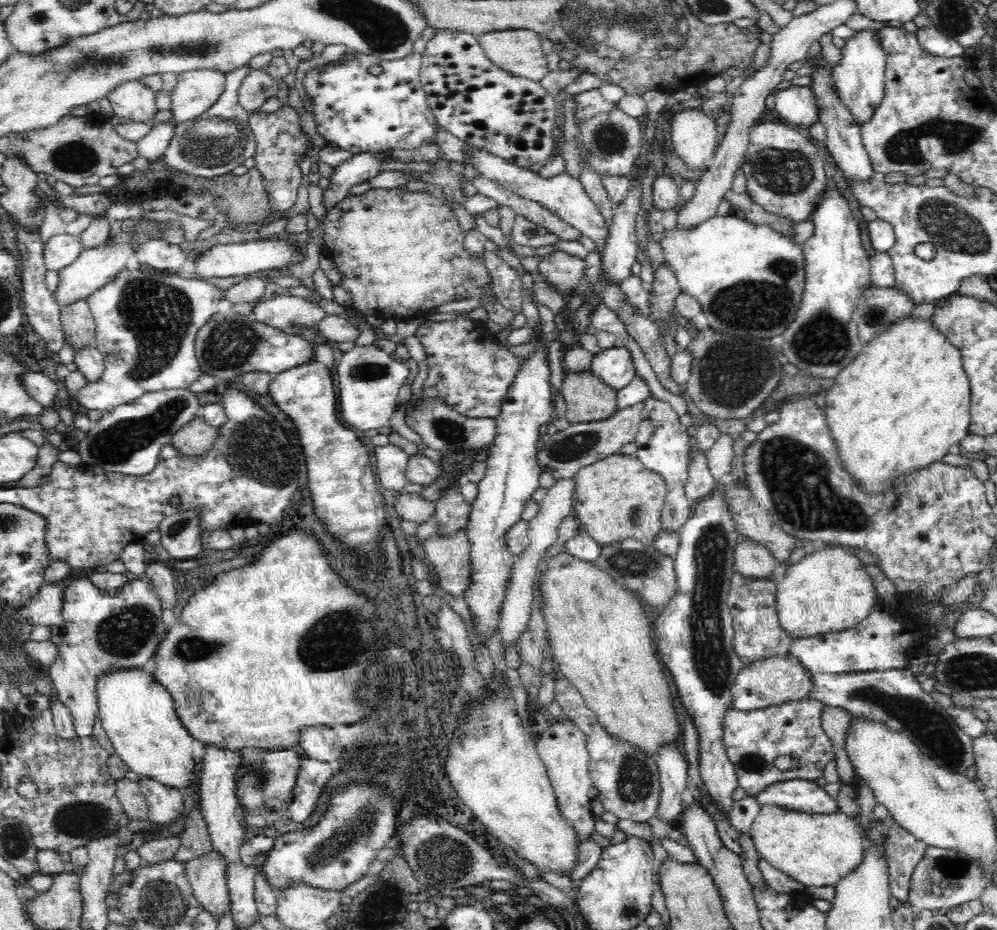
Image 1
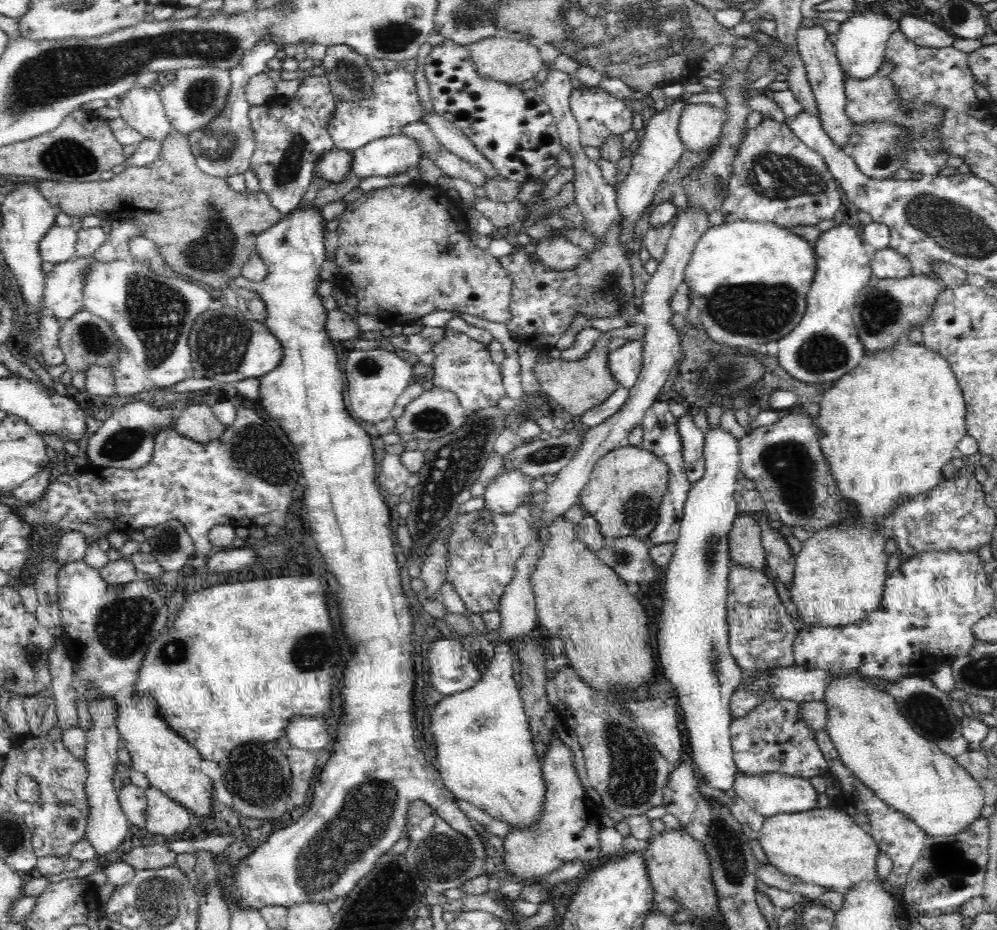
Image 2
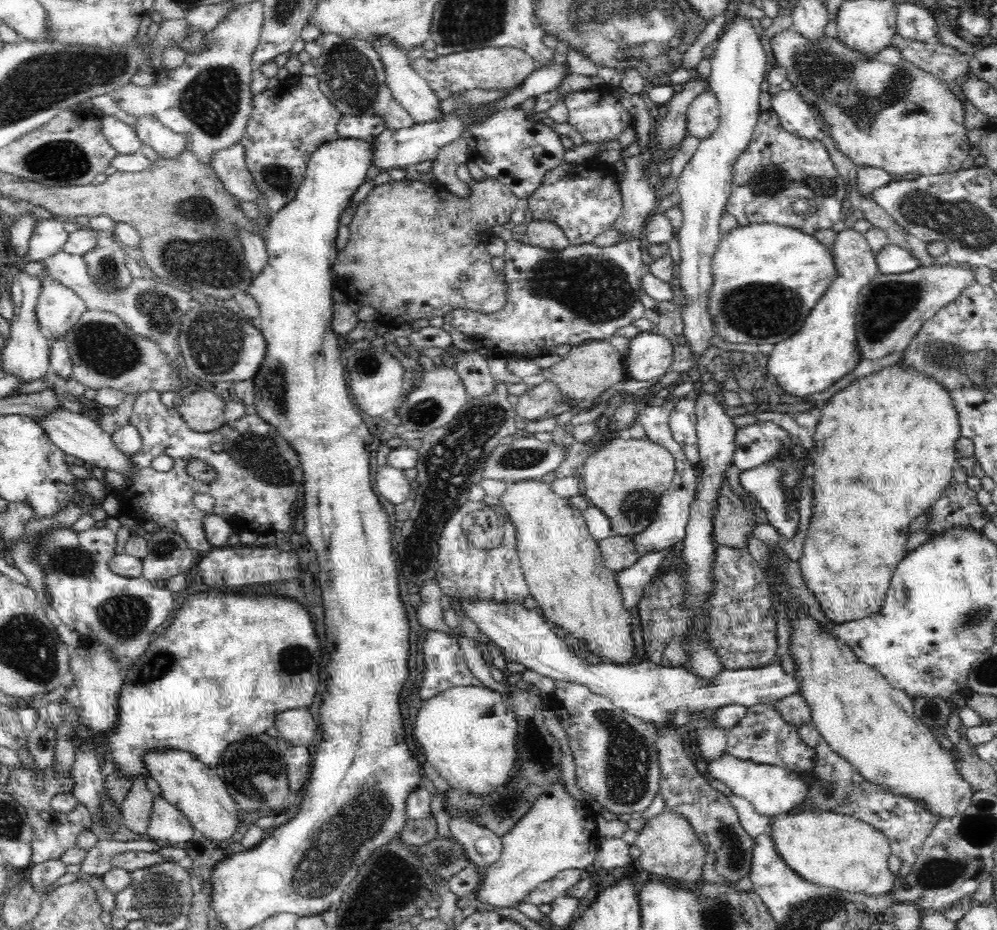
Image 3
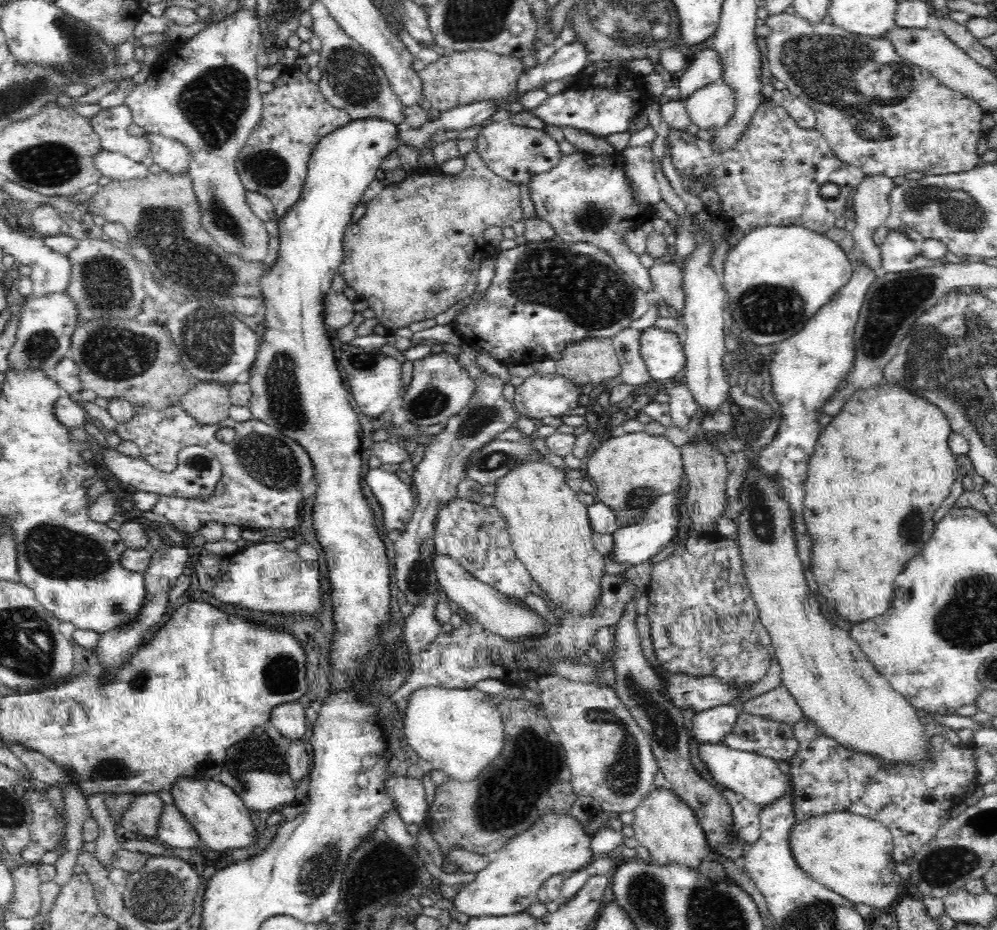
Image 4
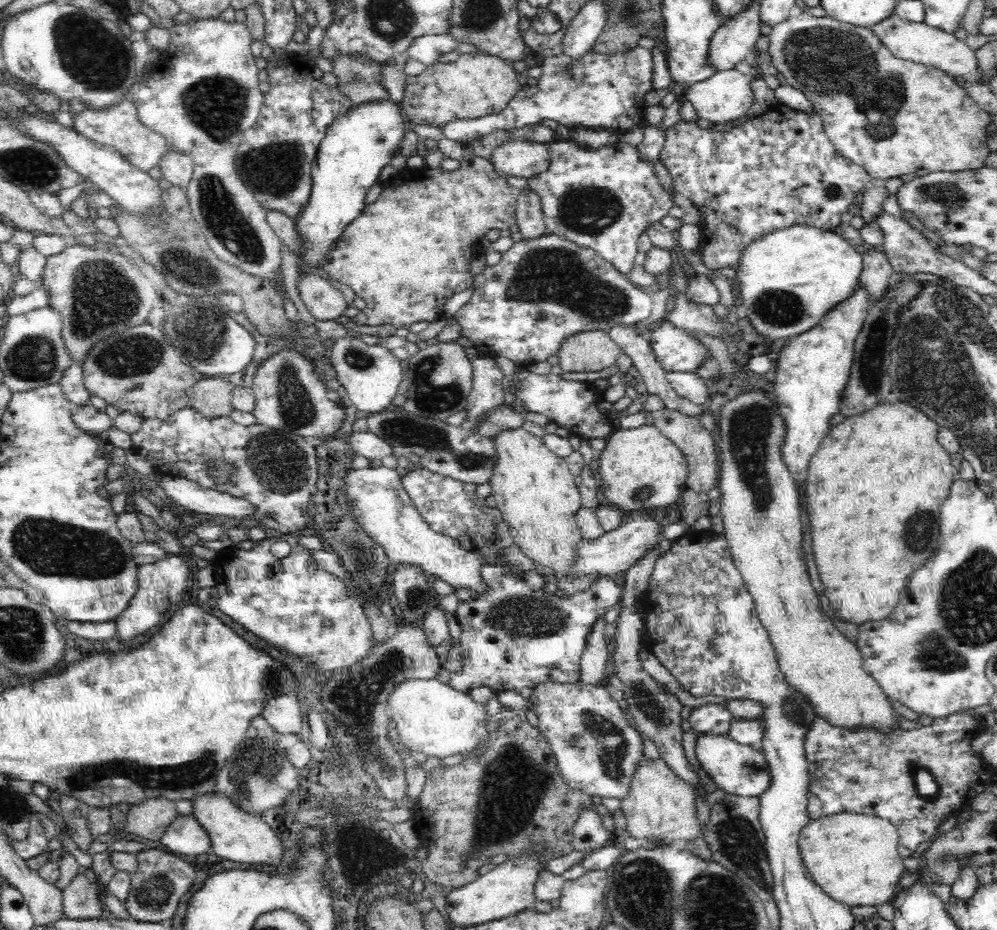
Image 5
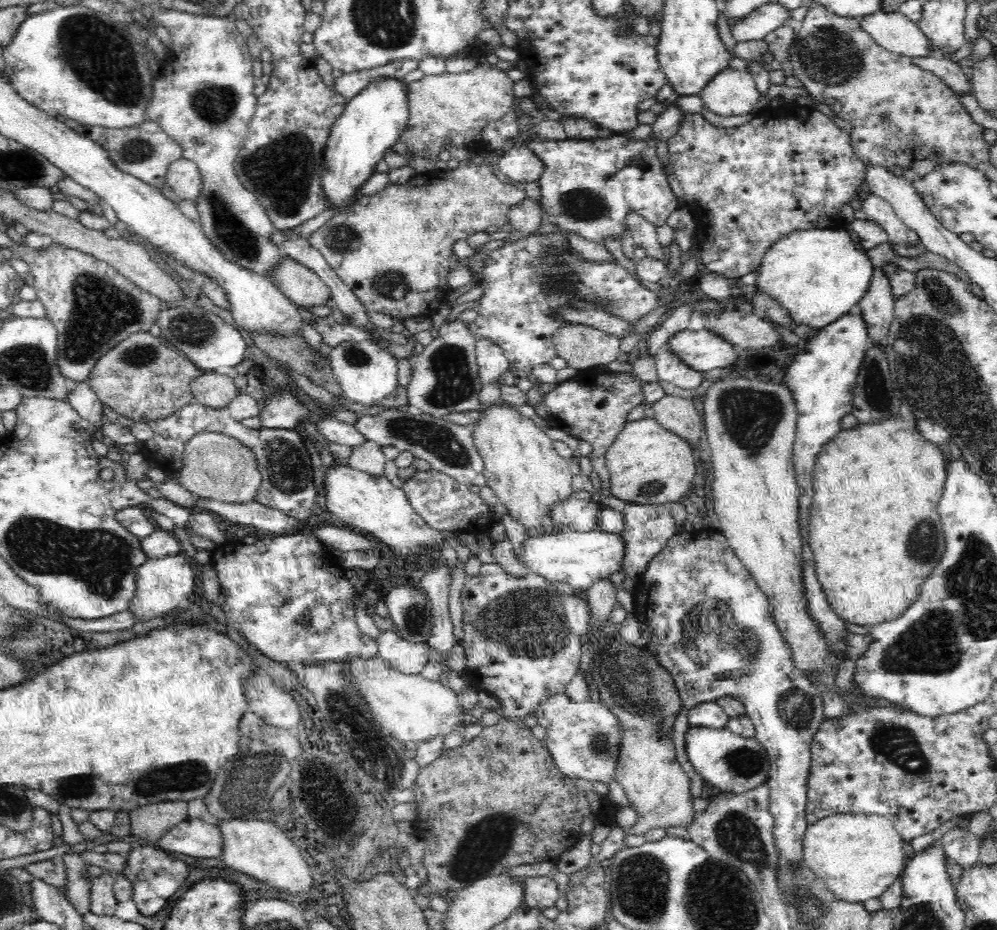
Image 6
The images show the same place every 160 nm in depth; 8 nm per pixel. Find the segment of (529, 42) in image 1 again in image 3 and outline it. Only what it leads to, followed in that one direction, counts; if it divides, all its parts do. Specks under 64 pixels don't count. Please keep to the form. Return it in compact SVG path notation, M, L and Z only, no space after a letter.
M486 46L486 48L472 48L462 52L438 55L435 59L429 60L418 56L411 61L411 66L417 74L424 77L432 92L444 100L456 92L472 90L511 90L517 87L528 75L536 70L535 58L520 48L511 46Z

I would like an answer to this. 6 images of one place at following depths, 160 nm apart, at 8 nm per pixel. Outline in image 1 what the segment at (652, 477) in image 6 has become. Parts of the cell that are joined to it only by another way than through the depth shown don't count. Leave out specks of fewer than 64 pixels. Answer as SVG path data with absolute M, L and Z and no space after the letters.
M618 452L580 468L573 477L574 510L590 538L602 546L632 538L644 545L654 543L668 492L662 476L648 470L638 457Z

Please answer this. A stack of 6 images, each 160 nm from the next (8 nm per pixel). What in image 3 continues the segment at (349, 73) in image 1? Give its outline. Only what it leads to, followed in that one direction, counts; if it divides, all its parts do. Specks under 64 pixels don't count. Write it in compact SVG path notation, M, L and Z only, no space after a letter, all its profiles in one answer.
M344 114L338 122L338 137L343 139L372 140L387 129L384 119L379 114Z

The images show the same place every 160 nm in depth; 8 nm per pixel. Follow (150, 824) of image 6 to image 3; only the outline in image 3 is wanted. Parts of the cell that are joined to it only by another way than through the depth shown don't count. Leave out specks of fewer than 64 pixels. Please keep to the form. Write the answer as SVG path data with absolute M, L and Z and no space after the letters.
M142 777L134 779L126 799L121 803L124 826L136 834L146 835L154 800L155 797L148 790L146 780Z

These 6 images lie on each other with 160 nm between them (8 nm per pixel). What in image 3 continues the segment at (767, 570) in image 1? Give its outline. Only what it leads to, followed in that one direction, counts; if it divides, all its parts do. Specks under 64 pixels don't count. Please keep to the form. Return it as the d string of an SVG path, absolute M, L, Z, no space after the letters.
M726 480L717 498L717 514L713 516L713 540L729 548L748 548L748 536L757 525L754 513L746 508L742 498L730 489Z

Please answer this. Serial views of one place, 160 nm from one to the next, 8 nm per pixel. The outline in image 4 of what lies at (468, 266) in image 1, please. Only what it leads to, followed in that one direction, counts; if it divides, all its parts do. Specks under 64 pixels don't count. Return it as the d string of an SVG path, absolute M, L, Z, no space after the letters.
M476 151L465 154L463 159L465 165L458 174L418 171L398 183L386 185L366 203L365 214L346 227L343 262L338 266L337 274L354 289L360 300L366 300L378 323L389 332L409 327L419 320L436 318L474 294L480 270L480 264L474 262L488 258L488 252L484 250L486 240L482 238L484 230L490 226L506 228L524 220L519 186L491 171Z

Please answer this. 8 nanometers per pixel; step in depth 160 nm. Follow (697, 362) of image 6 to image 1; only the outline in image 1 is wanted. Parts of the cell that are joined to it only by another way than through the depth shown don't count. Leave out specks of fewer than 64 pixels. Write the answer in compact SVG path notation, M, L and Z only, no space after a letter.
M626 347L607 348L596 353L593 355L590 371L616 391L630 384L637 374L632 353Z

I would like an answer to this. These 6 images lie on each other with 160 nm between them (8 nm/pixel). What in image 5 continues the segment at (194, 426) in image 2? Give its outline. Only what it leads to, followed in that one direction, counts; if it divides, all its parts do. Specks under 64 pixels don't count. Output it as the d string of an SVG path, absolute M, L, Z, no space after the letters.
M199 377L187 390L189 407L208 418L229 416L233 412L232 388L228 378Z

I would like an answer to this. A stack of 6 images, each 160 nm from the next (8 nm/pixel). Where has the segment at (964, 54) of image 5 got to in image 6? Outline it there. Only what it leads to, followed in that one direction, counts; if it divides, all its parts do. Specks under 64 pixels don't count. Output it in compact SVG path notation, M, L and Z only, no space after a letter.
M875 12L861 16L861 27L882 48L908 57L938 57L951 60L957 50L948 54L939 54L933 50L929 38L921 31L917 23L908 20L902 13Z

